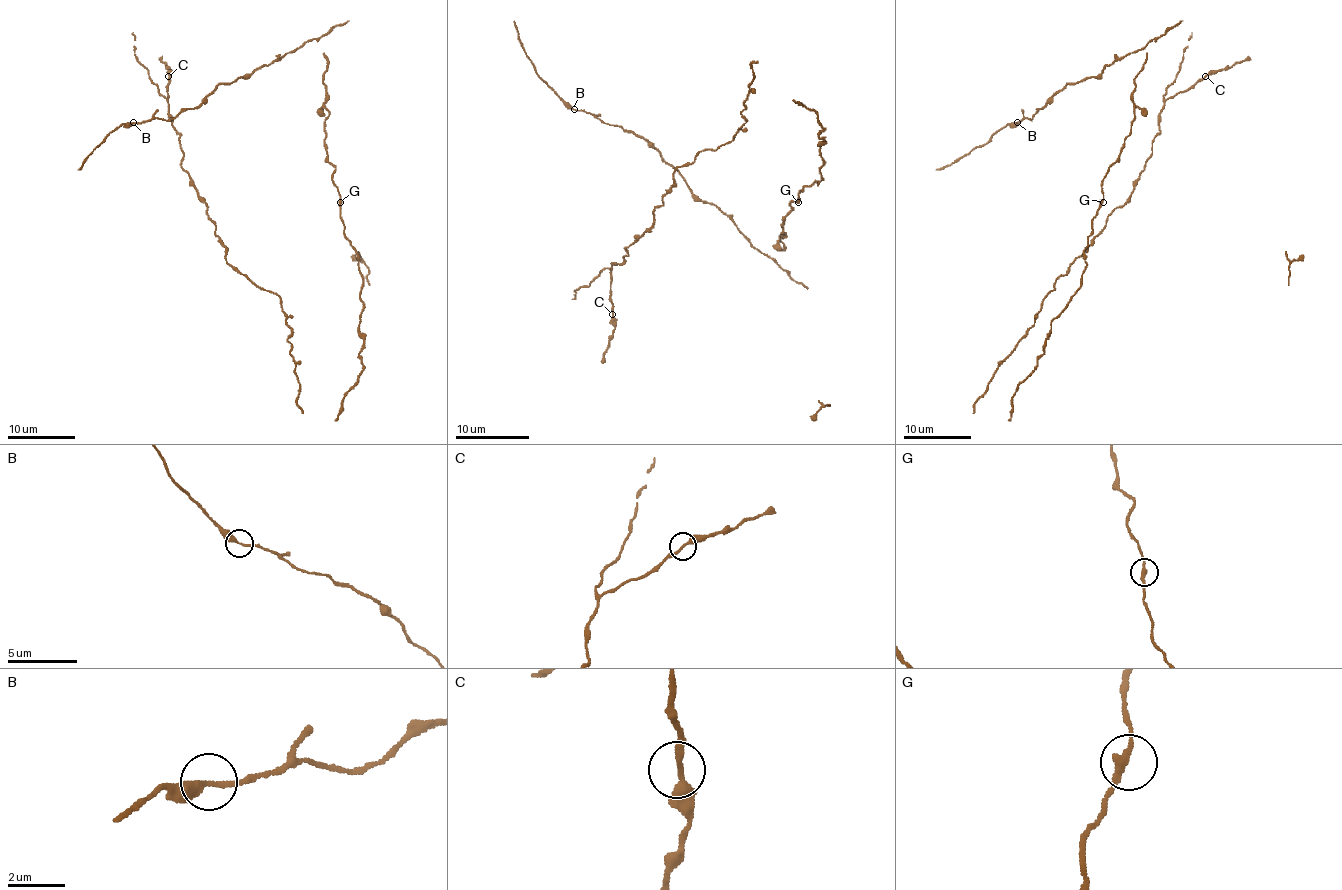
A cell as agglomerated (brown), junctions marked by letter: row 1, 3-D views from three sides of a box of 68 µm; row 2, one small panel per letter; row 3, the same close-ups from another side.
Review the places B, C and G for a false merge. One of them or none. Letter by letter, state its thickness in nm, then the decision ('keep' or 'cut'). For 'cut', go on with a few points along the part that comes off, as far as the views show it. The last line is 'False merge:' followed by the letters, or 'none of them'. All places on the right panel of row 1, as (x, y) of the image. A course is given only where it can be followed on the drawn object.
B: 280 nm thick; keep
C: 280 nm thick; keep
G: 280 nm thick; keep
False merge: none of them

